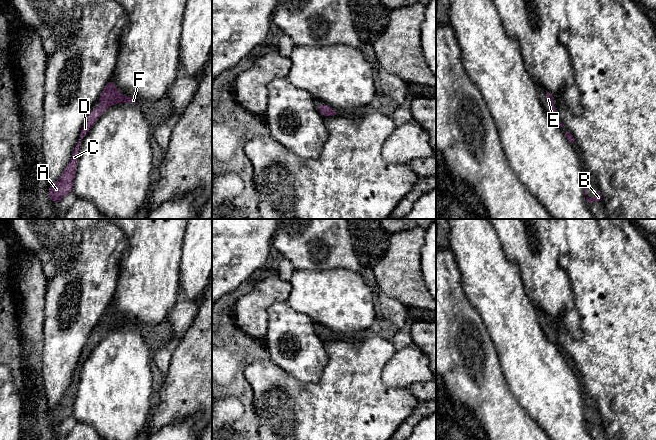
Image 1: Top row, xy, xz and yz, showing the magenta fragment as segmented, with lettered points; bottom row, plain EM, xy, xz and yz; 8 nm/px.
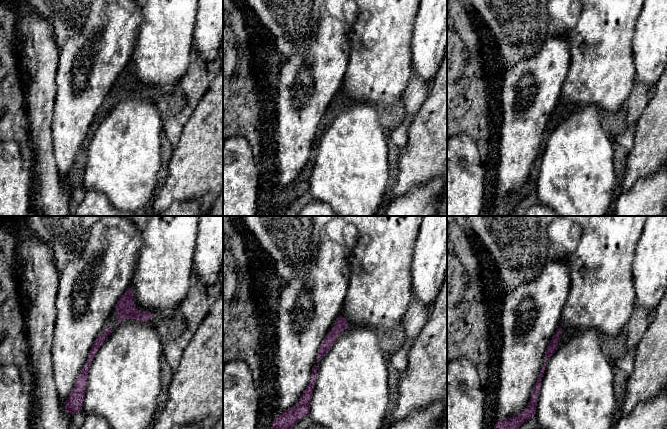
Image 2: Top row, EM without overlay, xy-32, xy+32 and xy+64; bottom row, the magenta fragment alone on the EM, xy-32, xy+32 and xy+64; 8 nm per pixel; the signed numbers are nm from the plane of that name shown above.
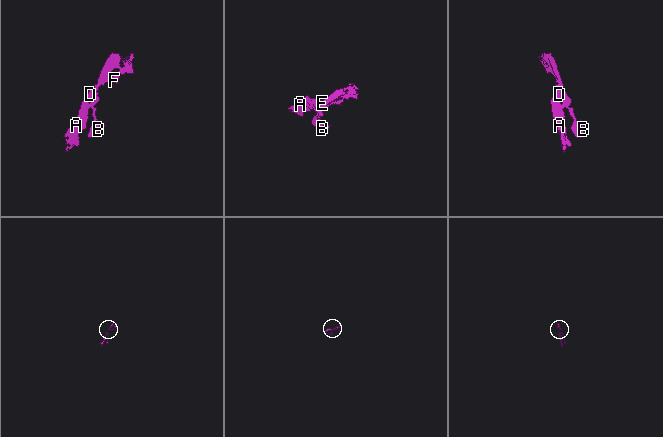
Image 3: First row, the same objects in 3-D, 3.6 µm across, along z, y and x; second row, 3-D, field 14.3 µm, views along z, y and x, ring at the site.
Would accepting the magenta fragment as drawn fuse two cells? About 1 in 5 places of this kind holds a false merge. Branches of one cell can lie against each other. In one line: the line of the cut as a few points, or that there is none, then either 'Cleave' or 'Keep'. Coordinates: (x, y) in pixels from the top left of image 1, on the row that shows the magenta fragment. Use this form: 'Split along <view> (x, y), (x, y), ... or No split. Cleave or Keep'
No split. Keep

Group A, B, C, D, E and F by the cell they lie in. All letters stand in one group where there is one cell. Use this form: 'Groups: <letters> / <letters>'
Groups: A B C D E F

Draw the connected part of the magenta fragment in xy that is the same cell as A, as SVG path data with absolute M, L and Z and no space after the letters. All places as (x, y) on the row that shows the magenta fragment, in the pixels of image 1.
M112 79L108 81L97 101L99 103L103 103L104 106L92 107L93 113L88 114L82 126L78 141L73 148L71 160L64 169L60 179L48 188L48 196L55 205L61 202L67 194L73 192L73 182L76 175L80 148L84 138L95 122L110 106L114 104L129 103L136 106L138 105L138 98L135 95L127 98L122 93L118 92L116 89L116 84Z

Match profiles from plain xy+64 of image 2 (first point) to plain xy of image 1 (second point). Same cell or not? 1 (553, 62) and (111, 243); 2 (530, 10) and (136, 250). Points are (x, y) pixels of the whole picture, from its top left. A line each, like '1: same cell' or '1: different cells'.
1: same cell
2: same cell

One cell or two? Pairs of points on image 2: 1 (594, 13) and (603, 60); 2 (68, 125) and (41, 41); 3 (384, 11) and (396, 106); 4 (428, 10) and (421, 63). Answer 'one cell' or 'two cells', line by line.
1: one cell
2: two cells
3: two cells
4: one cell

